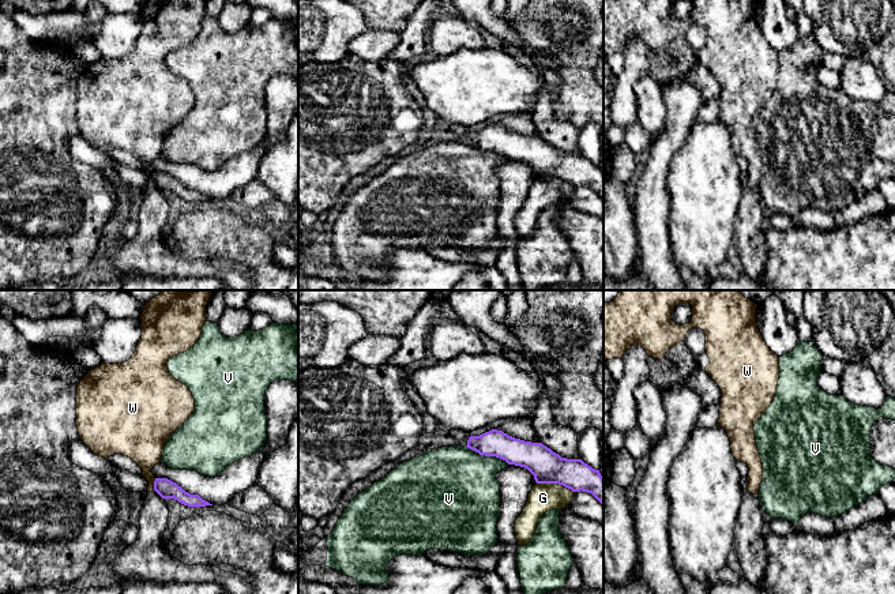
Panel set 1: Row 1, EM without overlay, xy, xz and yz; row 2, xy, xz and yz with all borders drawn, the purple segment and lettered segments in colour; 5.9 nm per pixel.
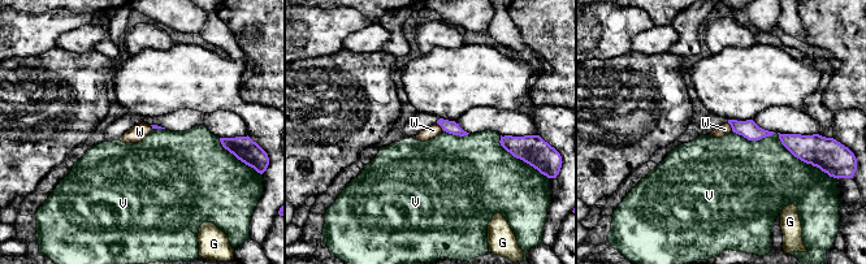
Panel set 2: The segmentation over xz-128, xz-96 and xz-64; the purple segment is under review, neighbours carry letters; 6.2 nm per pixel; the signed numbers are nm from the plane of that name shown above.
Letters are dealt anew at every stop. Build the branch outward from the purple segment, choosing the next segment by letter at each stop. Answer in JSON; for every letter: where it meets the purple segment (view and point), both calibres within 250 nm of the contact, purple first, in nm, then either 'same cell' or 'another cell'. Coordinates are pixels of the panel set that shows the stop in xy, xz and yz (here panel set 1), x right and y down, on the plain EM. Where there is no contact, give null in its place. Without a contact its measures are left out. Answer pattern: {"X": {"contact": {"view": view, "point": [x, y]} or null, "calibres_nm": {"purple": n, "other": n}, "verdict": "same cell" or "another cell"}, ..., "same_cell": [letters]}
{"G": {"contact": {"view": "xz", "point": [556, 177]}, "calibres_nm": {"purple": 190, "other": 170}, "verdict": "another cell"}, "V": {"contact": {"view": "xz", "point": [488, 150]}, "calibres_nm": {"purple": 160, "other": 440}, "verdict": "another cell"}, "W": {"contact": {"view": "xy", "point": [154, 179]}, "calibres_nm": {"purple": 110, "other": 240}, "verdict": "another cell"}, "same_cell": []}

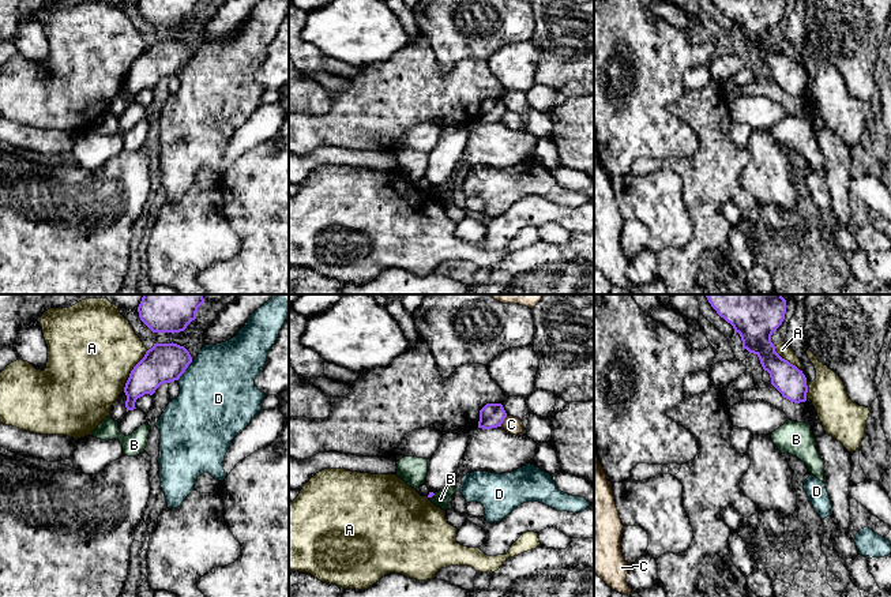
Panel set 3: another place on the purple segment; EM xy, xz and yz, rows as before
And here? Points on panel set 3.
{"A": {"contact": {"view": "xy", "point": [131, 66]}, "calibres_nm": {"purple": 240, "other": 500}, "verdict": "another cell"}, "B": {"contact": {"view": "xz", "point": [432, 190]}, "calibres_nm": {"purple": 30, "other": 90}, "verdict": "another cell"}, "C": {"contact": {"view": "xz", "point": [503, 115]}, "calibres_nm": {"purple": 140, "other": 100}, "verdict": "another cell"}, "D": {"contact": {"view": "xy", "point": [184, 66]}, "calibres_nm": {"purple": 240, "other": 460}, "verdict": "another cell"}, "same_cell": []}

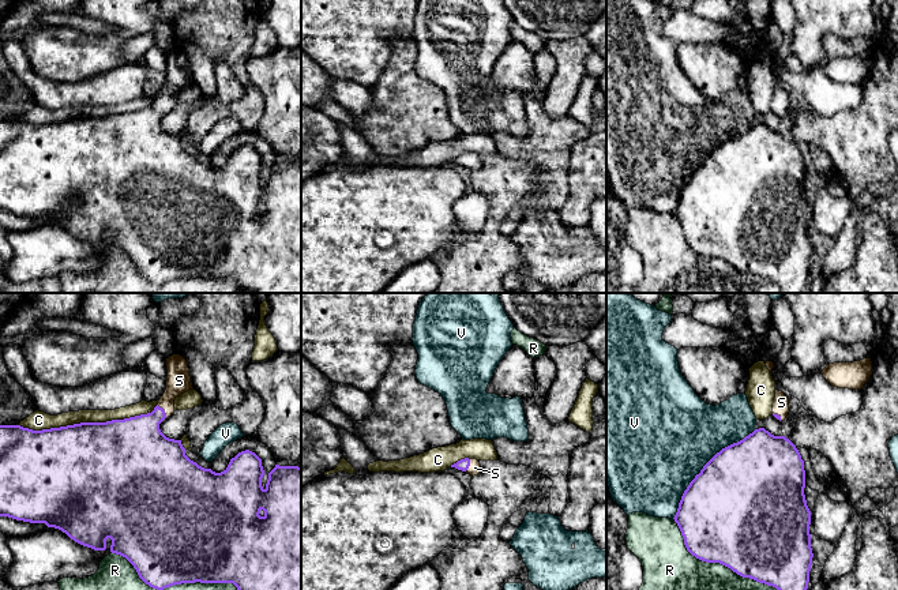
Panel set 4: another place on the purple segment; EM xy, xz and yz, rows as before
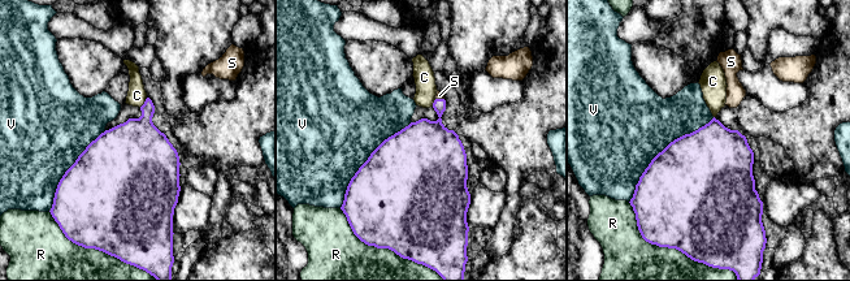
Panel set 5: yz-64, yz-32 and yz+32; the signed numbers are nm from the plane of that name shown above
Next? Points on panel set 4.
{"C": {"contact": {"view": "xy", "point": [87, 117]}, "calibres_nm": {"purple": 500, "other": 100}, "verdict": "another cell"}, "R": {"contact": {"view": "yz", "point": [720, 258]}, "calibres_nm": {"purple": 500, "other": 440}, "verdict": "another cell"}, "S": {"contact": {"view": "xy", "point": [164, 105]}, "calibres_nm": {"purple": 320, "other": 140}, "verdict": "same cell"}, "V": {"contact": {"view": "yz", "point": [703, 161]}, "calibres_nm": {"purple": 500, "other": 500}, "verdict": "another cell"}, "same_cell": ["S"]}

